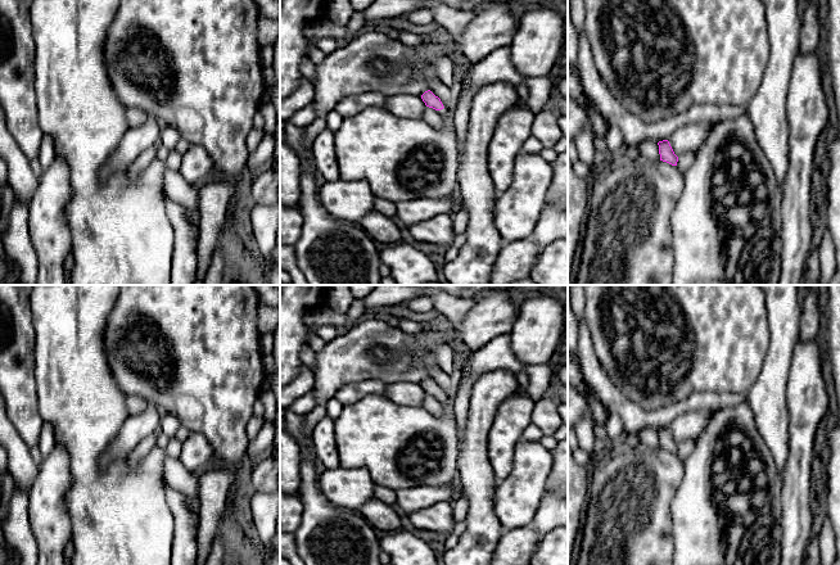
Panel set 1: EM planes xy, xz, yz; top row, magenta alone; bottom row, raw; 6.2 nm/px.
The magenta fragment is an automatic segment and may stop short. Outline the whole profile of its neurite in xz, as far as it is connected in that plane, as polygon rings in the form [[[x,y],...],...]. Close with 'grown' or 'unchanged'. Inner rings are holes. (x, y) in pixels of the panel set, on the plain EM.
[[[430,378],[421,387],[439,401],[439,413],[432,413],[423,406],[394,403],[383,393],[370,393],[357,402],[344,404],[340,415],[333,420],[340,467],[367,469],[375,485],[394,491],[410,485],[453,484],[459,476],[459,425],[441,387]]]; grown

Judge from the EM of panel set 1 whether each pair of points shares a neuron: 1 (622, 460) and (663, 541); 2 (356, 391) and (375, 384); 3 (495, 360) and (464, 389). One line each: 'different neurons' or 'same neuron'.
1: same neuron
2: same neuron
3: same neuron

